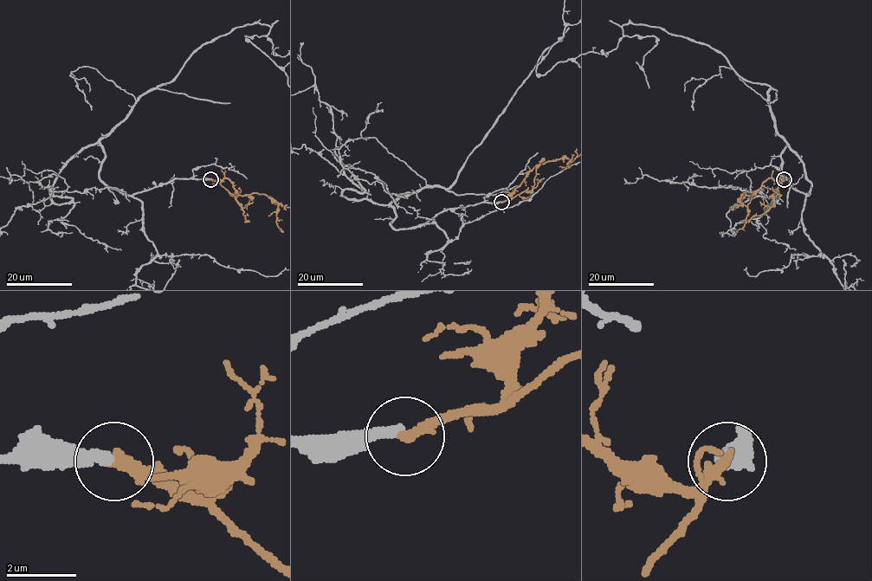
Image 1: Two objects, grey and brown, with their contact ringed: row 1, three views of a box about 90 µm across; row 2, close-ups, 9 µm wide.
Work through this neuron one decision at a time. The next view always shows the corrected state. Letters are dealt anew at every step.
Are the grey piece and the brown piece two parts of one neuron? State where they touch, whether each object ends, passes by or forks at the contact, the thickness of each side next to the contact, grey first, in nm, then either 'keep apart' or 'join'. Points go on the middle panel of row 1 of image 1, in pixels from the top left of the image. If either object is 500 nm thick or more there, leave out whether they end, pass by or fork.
(501, 202) | grey ends | brown ends | 320/320 nm | keep apart

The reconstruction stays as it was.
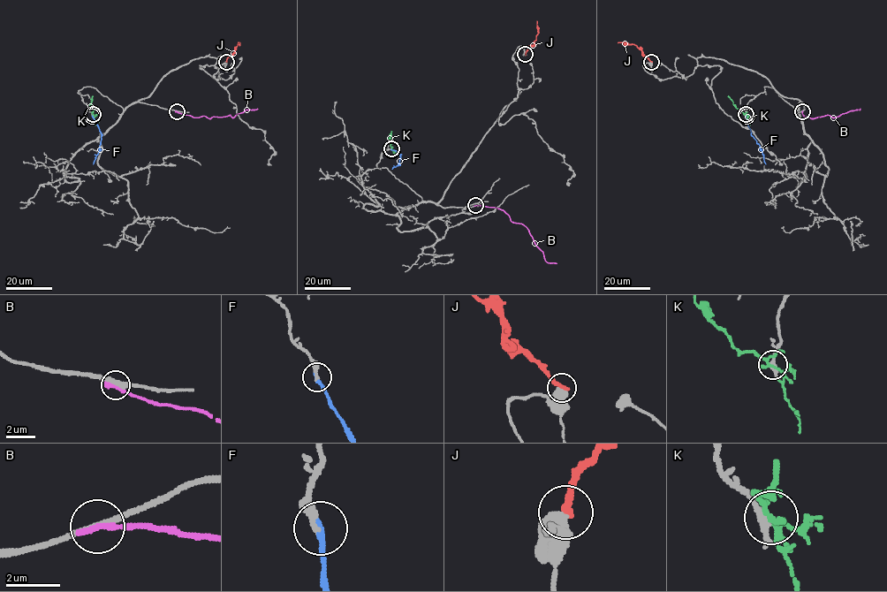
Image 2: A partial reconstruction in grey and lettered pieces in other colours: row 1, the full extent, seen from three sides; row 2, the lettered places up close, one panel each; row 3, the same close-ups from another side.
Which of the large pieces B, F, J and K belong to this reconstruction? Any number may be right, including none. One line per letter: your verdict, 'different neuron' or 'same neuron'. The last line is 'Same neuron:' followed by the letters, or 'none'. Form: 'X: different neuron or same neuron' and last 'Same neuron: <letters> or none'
B: different neuron
F: same neuron
J: different neuron
K: different neuron
Same neuron: F

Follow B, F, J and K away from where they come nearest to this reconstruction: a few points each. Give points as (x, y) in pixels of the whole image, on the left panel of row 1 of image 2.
B: (177, 111), (210, 118), (230, 115), (233, 117), (246, 110), (257, 109)
F: (93, 116), (101, 135), (100, 150), (93, 164)
J: (226, 62), (238, 42)
K: (93, 114), (93, 95)

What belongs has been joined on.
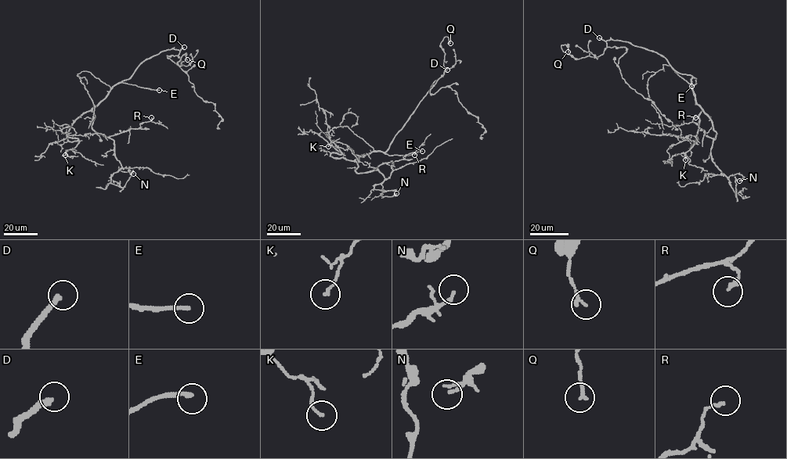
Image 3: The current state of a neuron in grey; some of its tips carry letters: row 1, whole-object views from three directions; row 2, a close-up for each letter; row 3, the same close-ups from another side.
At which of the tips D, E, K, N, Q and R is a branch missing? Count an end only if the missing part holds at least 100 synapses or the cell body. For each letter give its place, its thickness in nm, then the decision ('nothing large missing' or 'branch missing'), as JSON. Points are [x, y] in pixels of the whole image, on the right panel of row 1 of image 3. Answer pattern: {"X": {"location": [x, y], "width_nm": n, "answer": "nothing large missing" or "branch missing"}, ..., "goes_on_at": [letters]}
{"D": {"location": [599, 37], "width_nm": 260, "answer": "branch missing"}, "E": {"location": [691, 86], "width_nm": 180, "answer": "branch missing"}, "K": {"location": [685, 159], "width_nm": 120, "answer": "nothing large missing"}, "N": {"location": [739, 181], "width_nm": 160, "answer": "nothing large missing"}, "Q": {"location": [568, 51], "width_nm": 170, "answer": "nothing large missing"}, "R": {"location": [695, 117], "width_nm": 170, "answer": "nothing large missing"}, "goes_on_at": ["D", "E"]}

